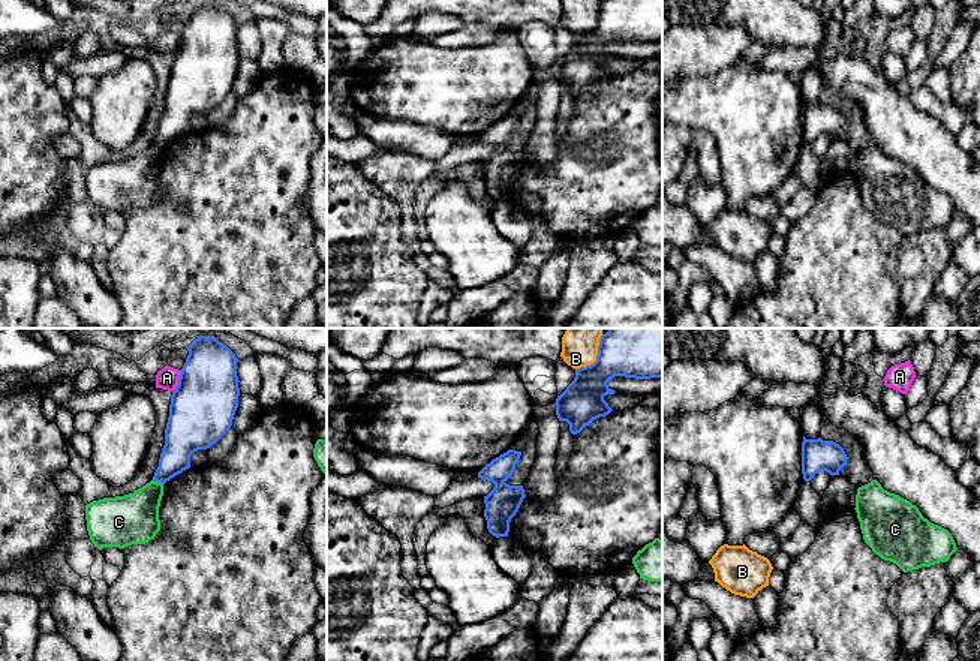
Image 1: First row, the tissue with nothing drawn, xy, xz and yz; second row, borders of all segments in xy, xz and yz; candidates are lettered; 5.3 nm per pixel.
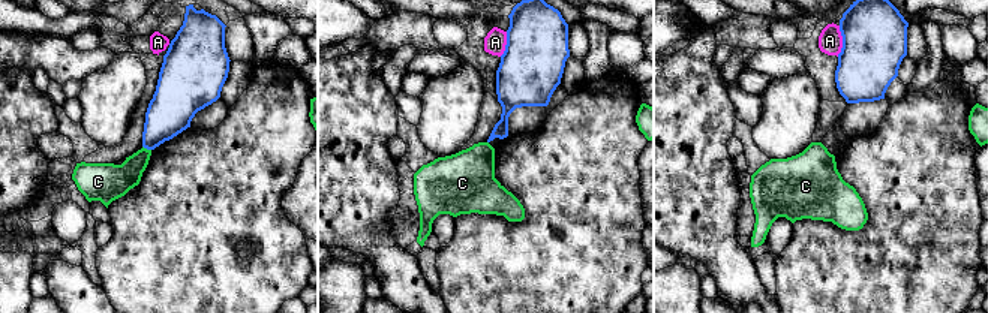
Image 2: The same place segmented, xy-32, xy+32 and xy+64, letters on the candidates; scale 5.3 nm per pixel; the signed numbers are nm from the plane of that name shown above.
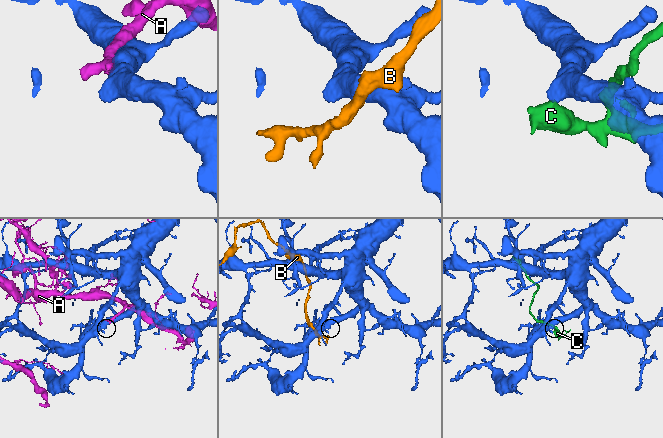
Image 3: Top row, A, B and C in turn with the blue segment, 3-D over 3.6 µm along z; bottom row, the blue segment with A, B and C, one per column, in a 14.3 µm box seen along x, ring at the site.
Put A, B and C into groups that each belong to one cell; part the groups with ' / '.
A / B / C

